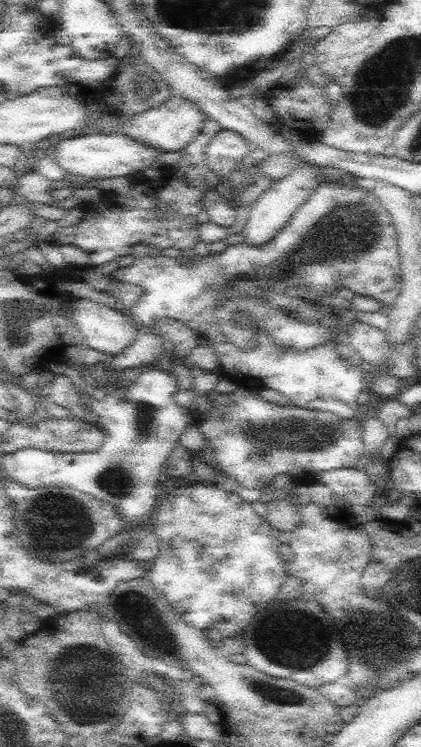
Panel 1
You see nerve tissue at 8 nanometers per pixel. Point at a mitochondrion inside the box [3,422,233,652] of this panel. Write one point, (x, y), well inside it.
(62, 524)

